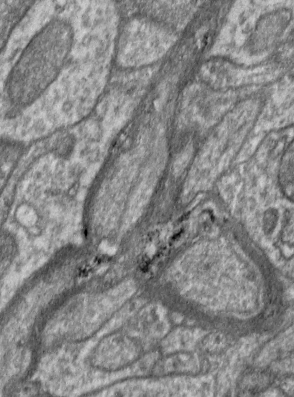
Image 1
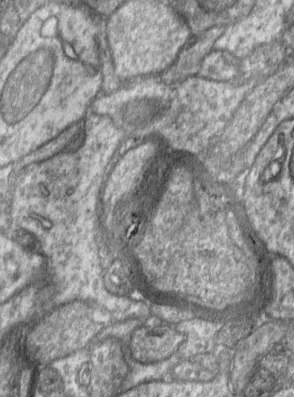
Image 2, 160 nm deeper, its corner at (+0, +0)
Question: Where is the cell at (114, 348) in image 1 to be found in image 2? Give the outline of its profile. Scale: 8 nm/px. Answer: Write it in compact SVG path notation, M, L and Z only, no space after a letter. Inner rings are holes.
M151 318L134 330L128 347L134 360L153 363L176 353L184 340L185 336L177 332L174 326Z

